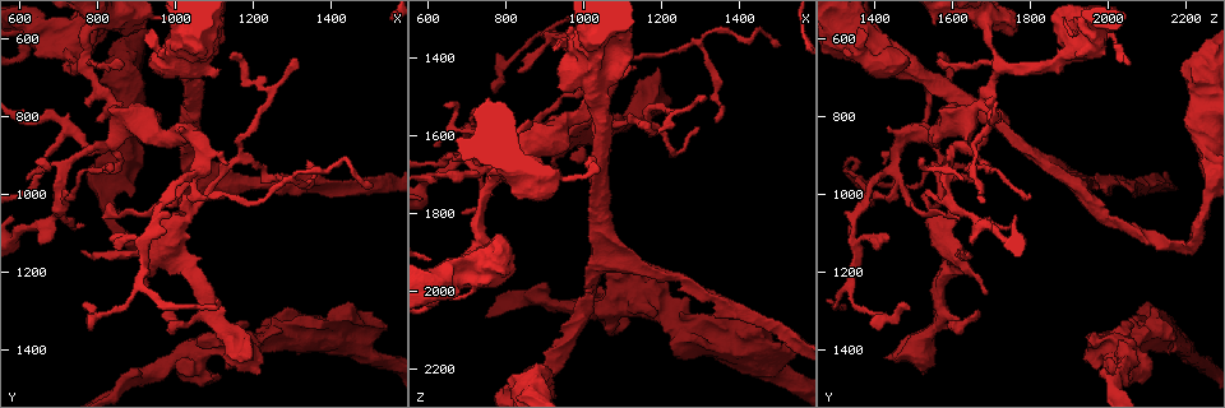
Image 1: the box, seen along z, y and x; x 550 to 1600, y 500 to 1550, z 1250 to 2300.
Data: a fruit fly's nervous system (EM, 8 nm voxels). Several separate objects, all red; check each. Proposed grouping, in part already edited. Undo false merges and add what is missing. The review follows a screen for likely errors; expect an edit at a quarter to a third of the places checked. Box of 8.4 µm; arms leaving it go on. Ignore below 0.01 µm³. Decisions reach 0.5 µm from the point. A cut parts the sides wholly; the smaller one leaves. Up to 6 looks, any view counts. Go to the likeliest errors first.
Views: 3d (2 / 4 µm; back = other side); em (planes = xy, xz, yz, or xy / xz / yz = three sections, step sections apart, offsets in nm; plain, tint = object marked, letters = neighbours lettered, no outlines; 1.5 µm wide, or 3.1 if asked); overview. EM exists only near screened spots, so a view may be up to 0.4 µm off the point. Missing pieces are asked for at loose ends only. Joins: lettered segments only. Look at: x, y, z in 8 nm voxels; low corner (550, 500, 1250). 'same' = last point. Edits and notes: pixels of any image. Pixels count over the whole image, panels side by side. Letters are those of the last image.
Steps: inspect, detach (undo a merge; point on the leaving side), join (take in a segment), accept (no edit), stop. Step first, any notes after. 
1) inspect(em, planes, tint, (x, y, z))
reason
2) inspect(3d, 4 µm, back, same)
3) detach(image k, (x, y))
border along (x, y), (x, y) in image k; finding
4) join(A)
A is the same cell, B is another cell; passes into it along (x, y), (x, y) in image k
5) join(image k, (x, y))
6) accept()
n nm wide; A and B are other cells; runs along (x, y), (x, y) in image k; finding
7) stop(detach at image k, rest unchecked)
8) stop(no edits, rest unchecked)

inspect(em, planes, letters, (1025, 1420, 2050))
sharp bend

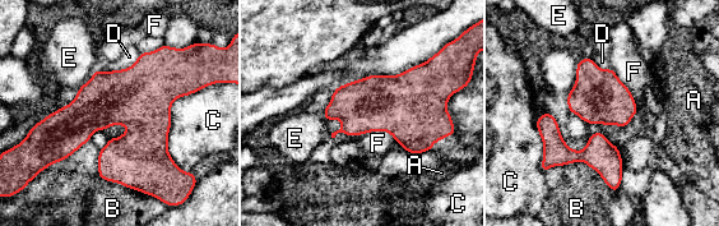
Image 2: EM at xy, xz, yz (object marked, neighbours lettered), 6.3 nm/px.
accept()
A, B, C, D, E and F are other cells; border along (334, 138), (388, 132), (395, 141) in image 2; all the same neuron

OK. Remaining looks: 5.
inspect(em, planes, letters, (1015, 1070, 2015))
a narrow waist

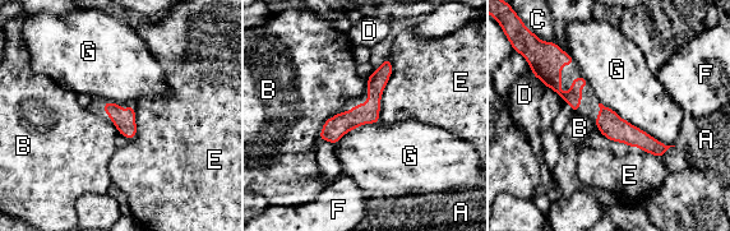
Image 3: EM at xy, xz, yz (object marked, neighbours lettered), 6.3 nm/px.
accept()
140 nm wide; A, B, C, D, E, F and G are other cells; border along (342, 110), (323, 124), (317, 139) in image 3; one neuron here

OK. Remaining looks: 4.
inspect(em, planes, letters, (715, 925, 1590))
a fork

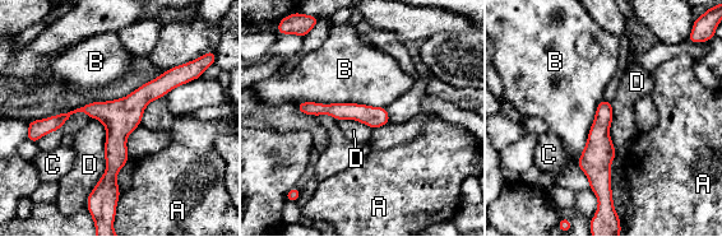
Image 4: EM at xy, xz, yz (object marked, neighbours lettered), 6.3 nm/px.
accept()
130 nm wide; A, B, C and D are other cells; border along (95, 117), (105, 172), (87, 198) in image 4; continuous, no second neuron

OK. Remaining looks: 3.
stop(no edits, rest unchecked)

